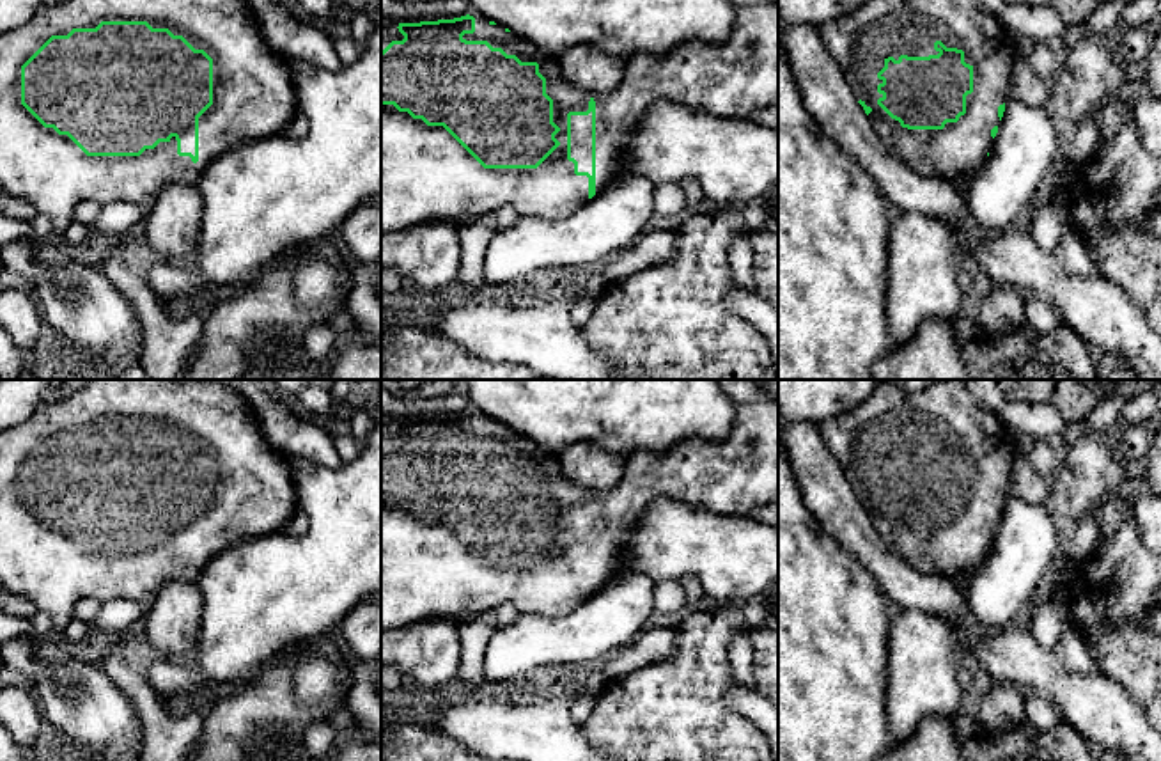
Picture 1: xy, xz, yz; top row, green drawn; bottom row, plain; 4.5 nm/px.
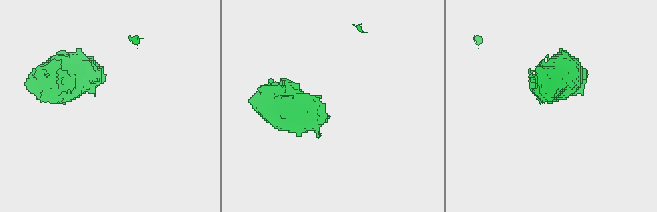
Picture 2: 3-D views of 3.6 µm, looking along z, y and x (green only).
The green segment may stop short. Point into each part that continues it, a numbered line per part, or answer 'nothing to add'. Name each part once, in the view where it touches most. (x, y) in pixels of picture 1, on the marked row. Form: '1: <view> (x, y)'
1: xy (254, 94)

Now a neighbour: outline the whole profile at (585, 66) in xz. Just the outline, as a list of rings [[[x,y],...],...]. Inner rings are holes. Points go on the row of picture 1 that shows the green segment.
[[[576,43],[558,55],[565,82],[596,94],[617,89],[624,78],[626,59],[606,55],[590,43]]]

